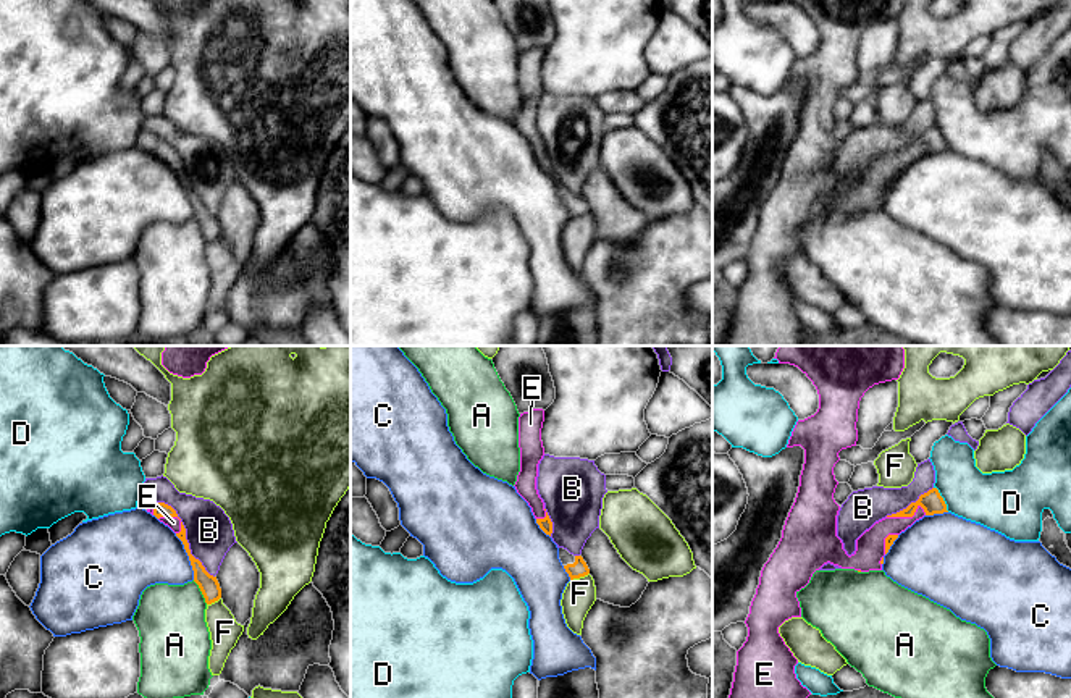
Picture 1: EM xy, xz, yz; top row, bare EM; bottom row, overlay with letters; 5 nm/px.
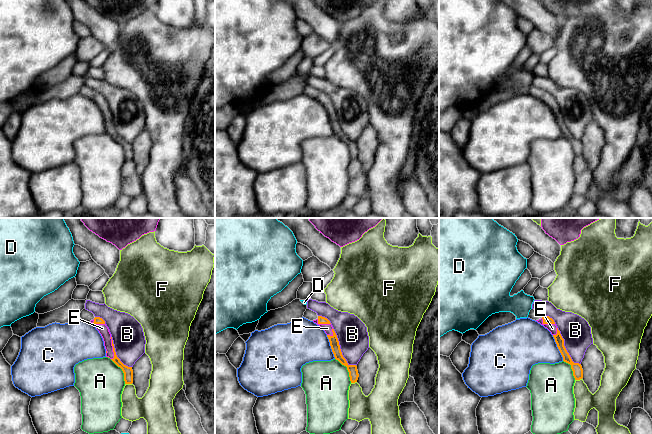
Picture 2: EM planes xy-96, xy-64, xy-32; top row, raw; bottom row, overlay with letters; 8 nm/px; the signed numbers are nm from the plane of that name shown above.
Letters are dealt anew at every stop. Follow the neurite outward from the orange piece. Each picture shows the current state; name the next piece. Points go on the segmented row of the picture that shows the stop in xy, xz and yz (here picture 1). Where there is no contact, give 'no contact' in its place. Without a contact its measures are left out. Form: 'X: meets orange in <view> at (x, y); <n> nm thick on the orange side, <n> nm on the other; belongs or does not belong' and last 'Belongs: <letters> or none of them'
A: meets orange in xy at (201, 590); 100 nm thick on the orange side, 340 nm on the other; does not belong
B: meets orange in xy at (184, 534); 80 nm thick on the orange side, 240 nm on the other; does not belong
C: meets orange in xy at (188, 555); 100 nm thick on the orange side, 360 nm on the other; does not belong
D: meets orange in yz at (942, 500); 110 nm thick on the orange side, 280 nm on the other; does not belong
E: meets orange in yz at (907, 516); 110 nm thick on the orange side, 140 nm on the other; belongs
F: meets orange in xz at (579, 577); 80 nm thick on the orange side, 160 nm on the other; does not belong
Belongs: E

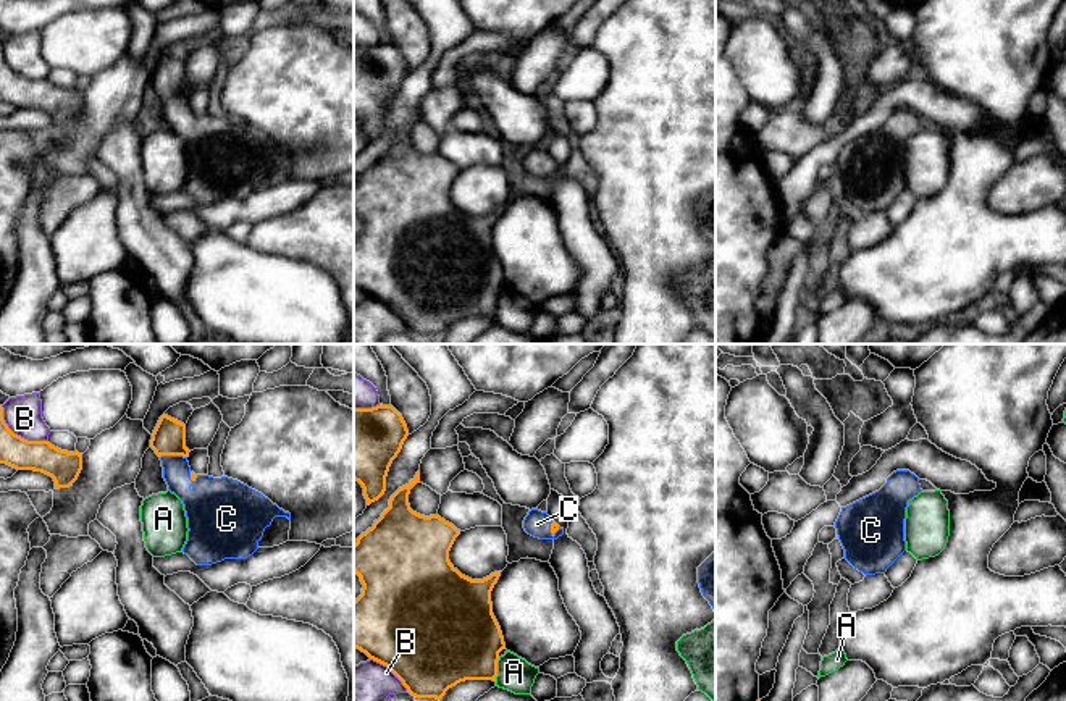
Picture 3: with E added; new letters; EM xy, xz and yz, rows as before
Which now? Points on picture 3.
A: meets orange in xz at (496, 669); 420 nm thick on the orange side, 170 nm on the other; does not belong
B: meets orange in xy at (16, 435); 160 nm thick on the orange side, 190 nm on the other; does not belong
C: meets orange in xy at (173, 454); 170 nm thick on the orange side, 160 nm on the other; belongs
Belongs: C

